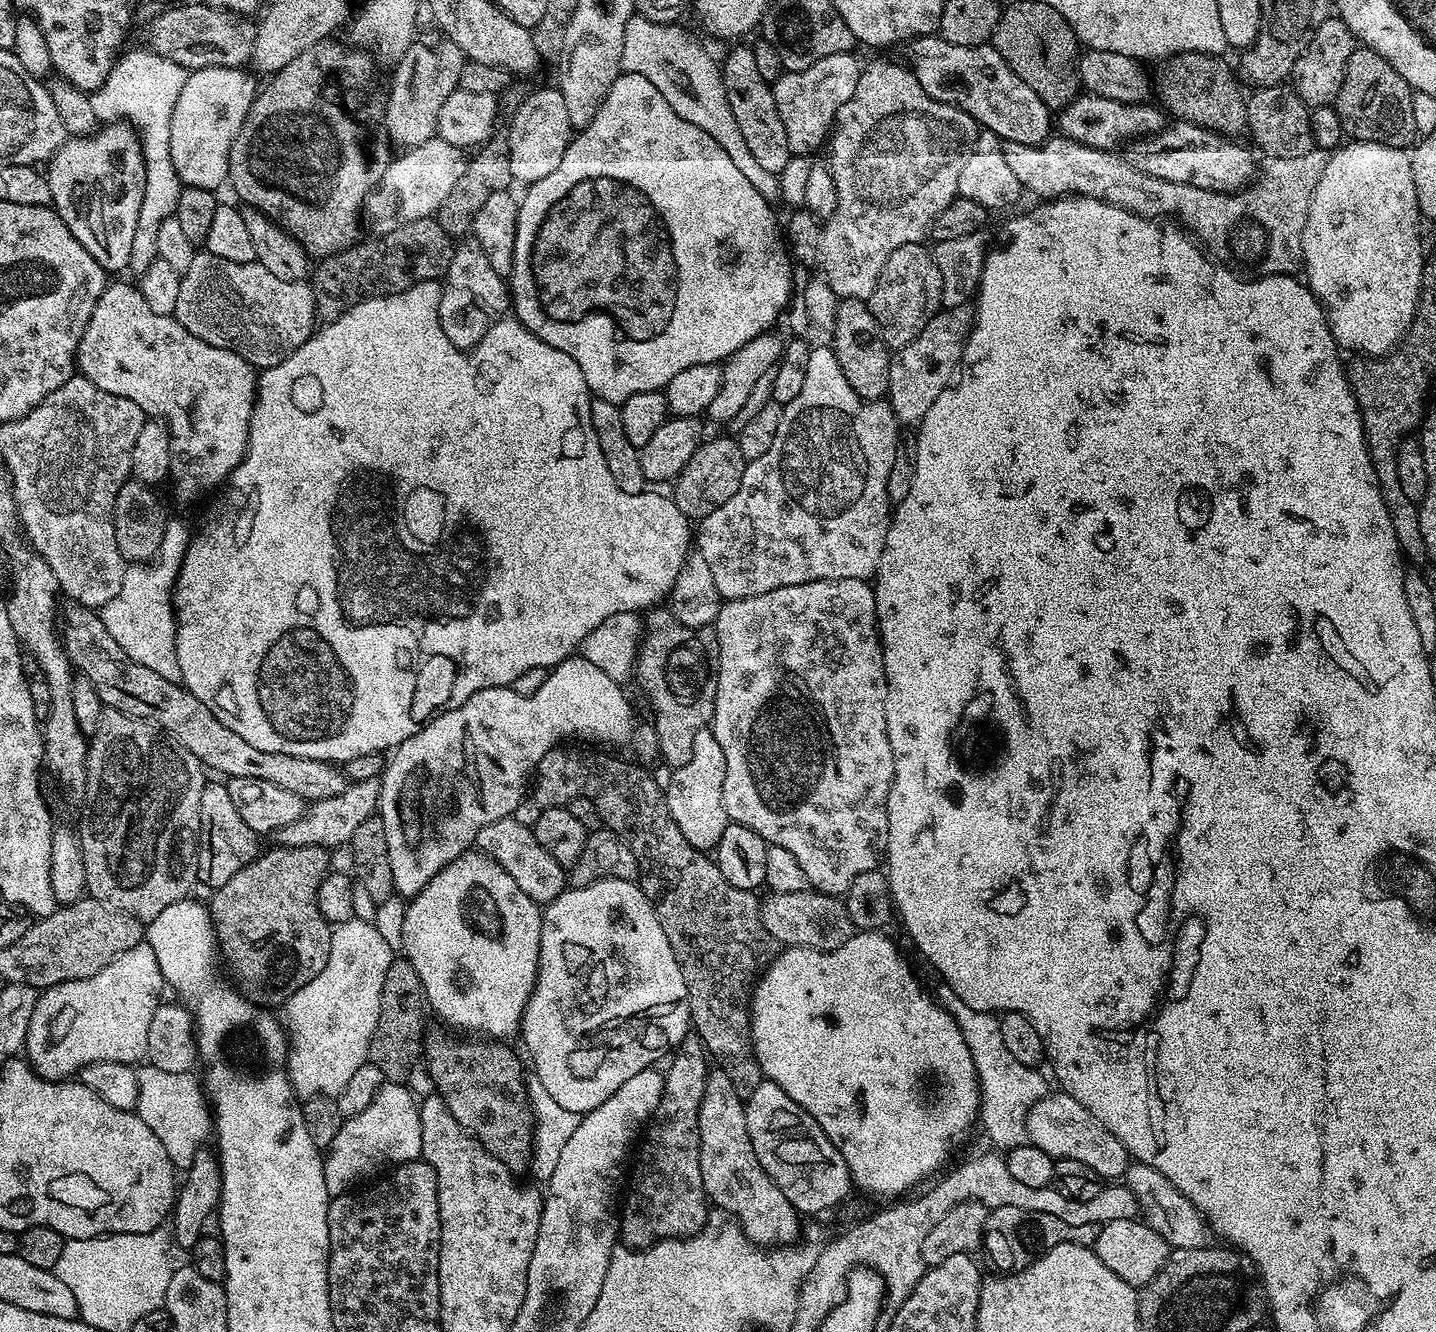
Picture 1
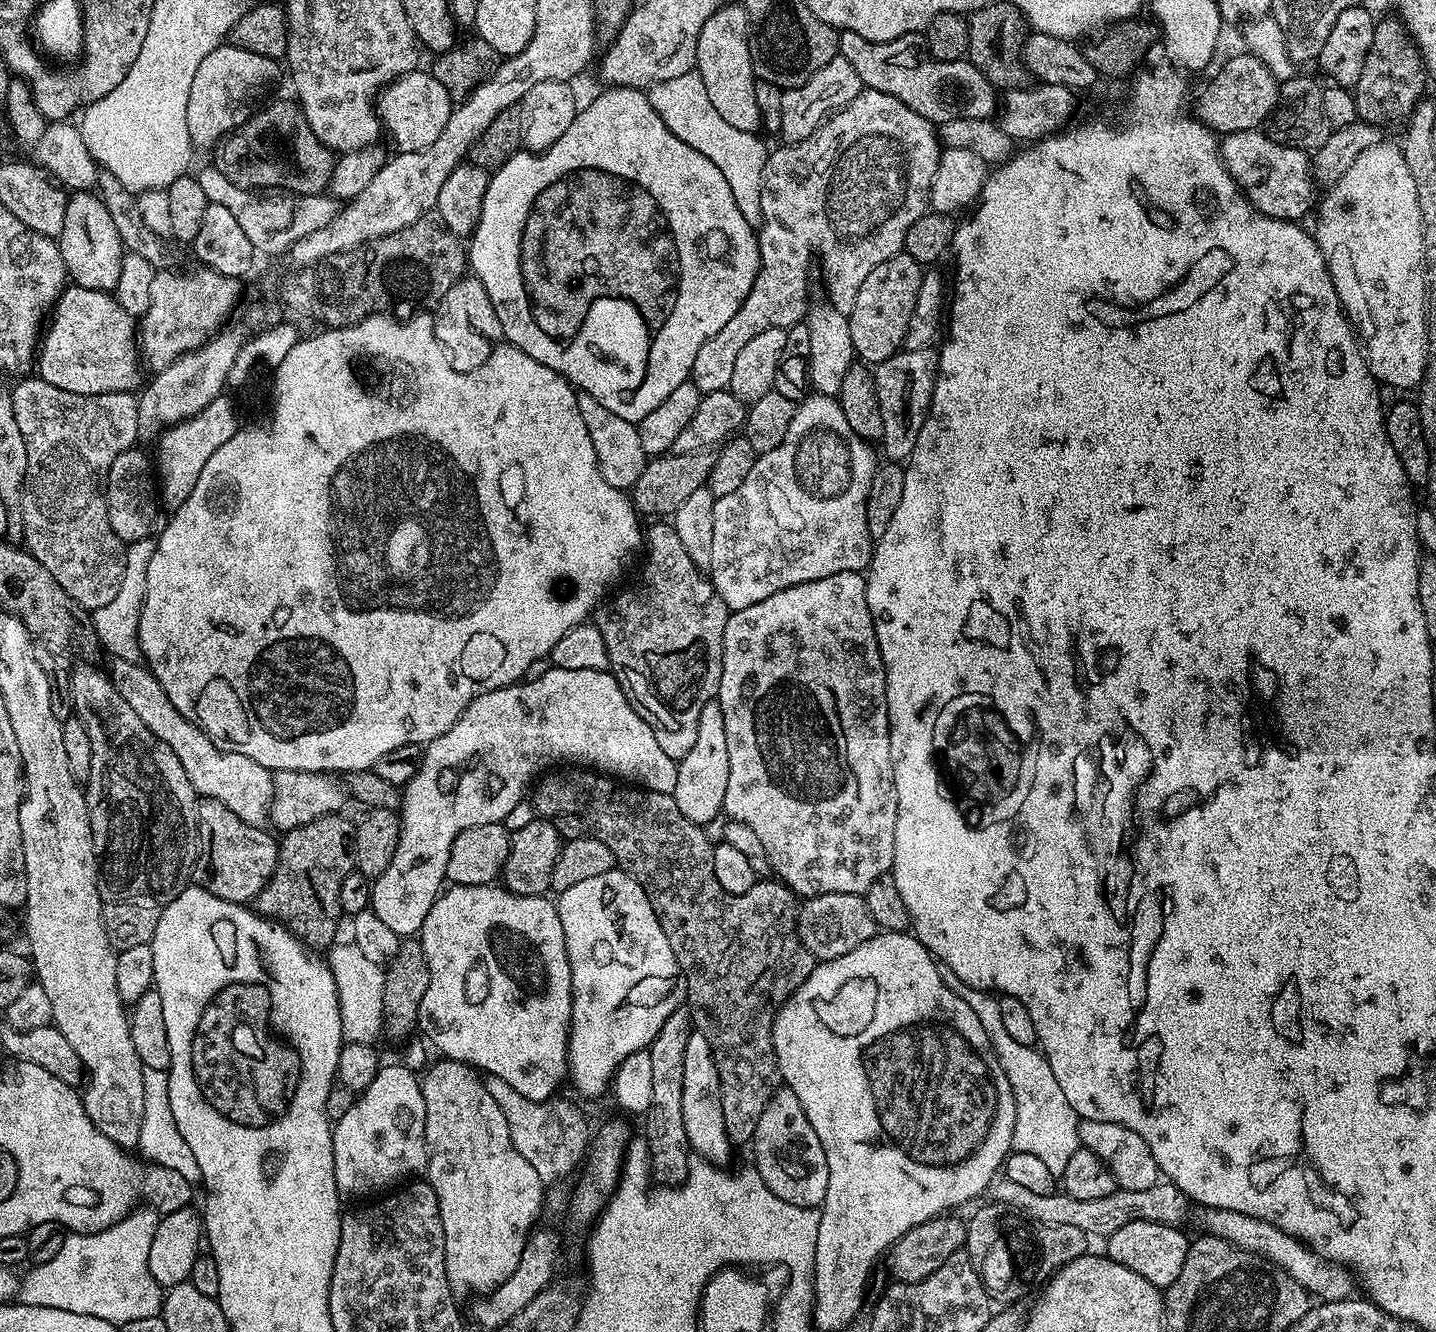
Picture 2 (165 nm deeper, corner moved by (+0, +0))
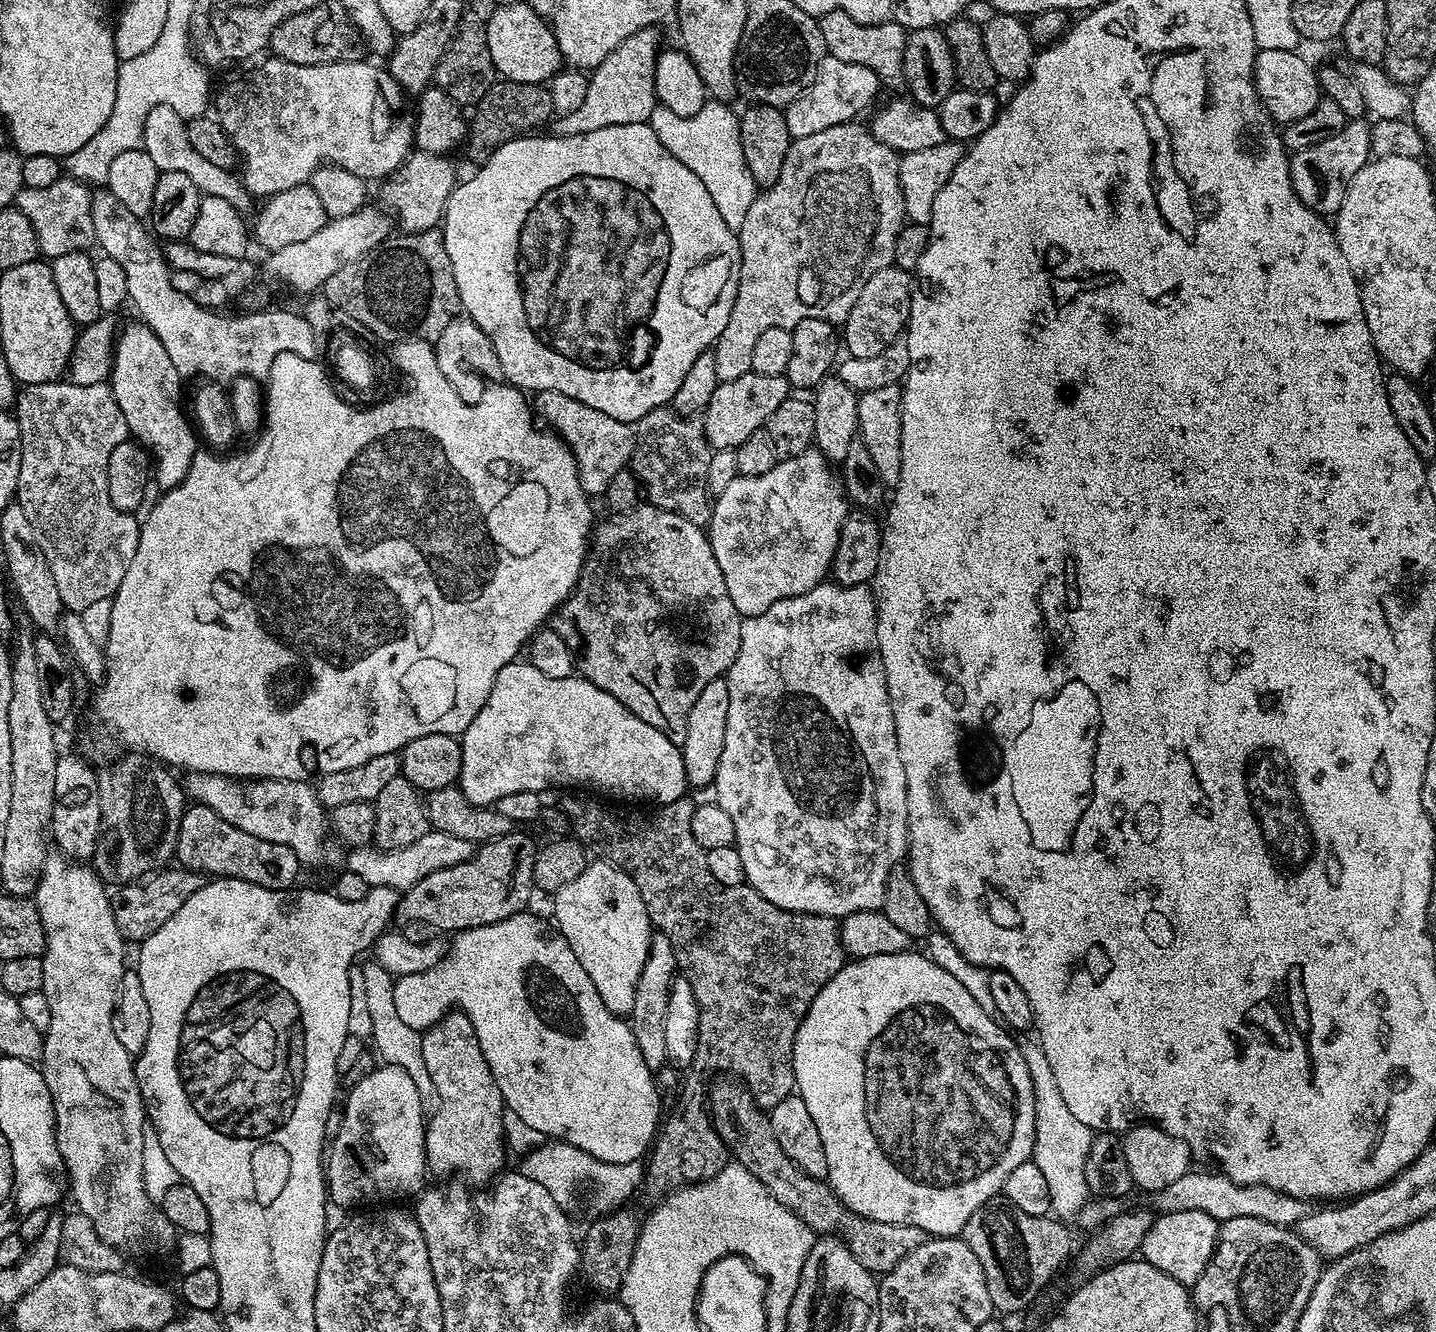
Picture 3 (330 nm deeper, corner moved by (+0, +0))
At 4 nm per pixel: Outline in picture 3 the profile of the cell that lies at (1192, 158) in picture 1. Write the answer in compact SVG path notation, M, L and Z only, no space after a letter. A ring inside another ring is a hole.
M1364 118L1349 119L1343 130L1334 134L1334 138L1326 138L1326 142L1291 153L1288 169L1298 198L1307 208L1313 208L1325 218L1335 217L1339 212L1354 174L1358 174L1372 156L1372 130L1369 121L1366 121Z

